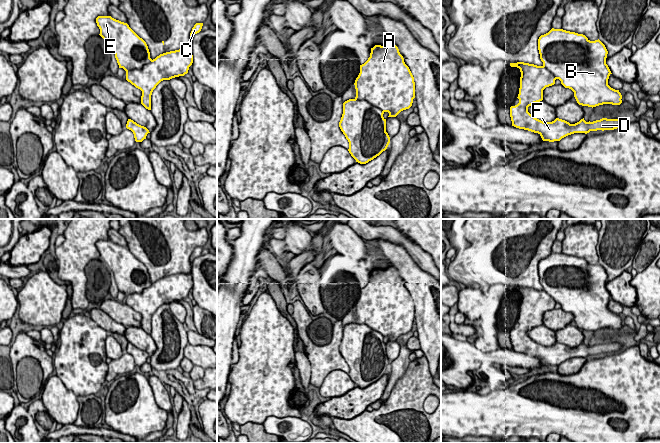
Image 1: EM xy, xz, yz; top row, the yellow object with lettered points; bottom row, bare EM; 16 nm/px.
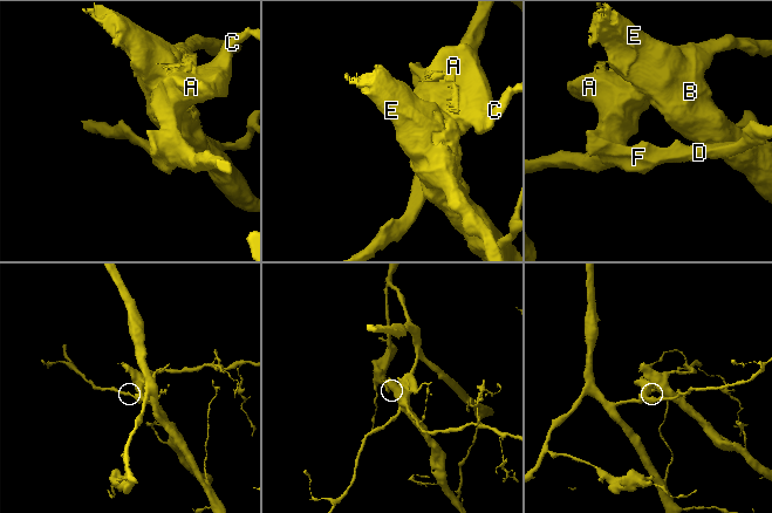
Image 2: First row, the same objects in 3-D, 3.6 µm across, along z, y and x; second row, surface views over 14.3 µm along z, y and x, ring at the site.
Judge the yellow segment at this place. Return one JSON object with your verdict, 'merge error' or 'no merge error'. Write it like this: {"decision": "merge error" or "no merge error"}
{"decision": "merge error"}

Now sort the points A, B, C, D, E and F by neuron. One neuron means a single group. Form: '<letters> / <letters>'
A C D F / B E

